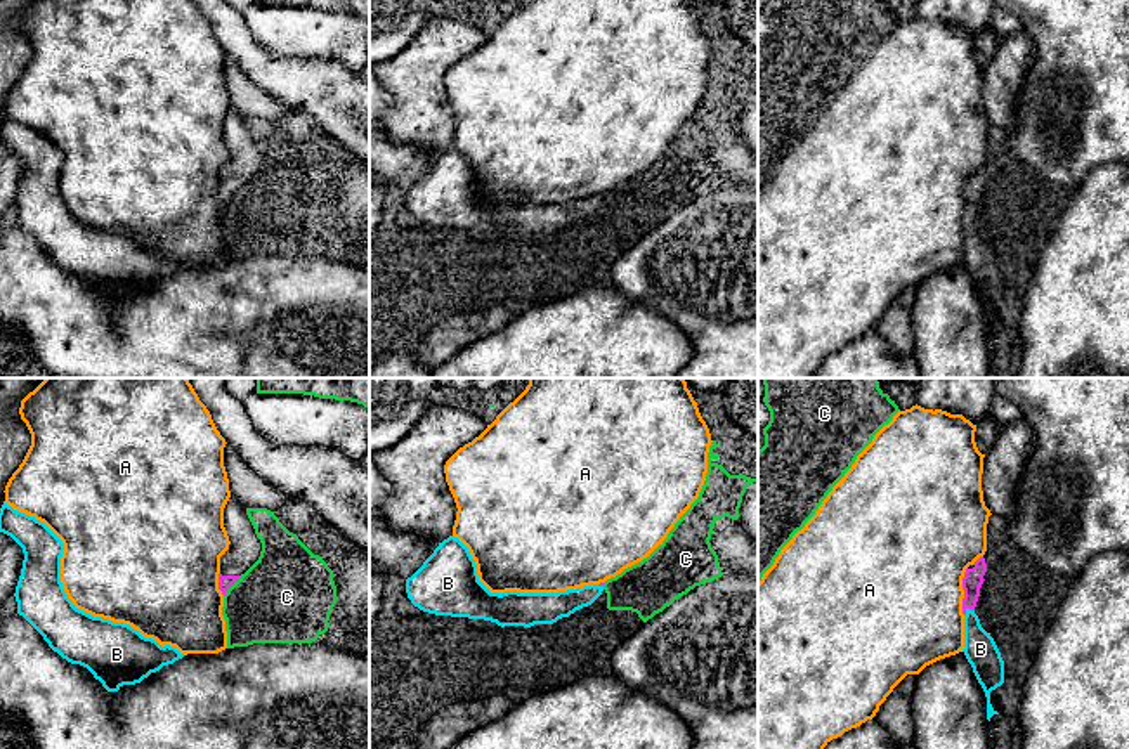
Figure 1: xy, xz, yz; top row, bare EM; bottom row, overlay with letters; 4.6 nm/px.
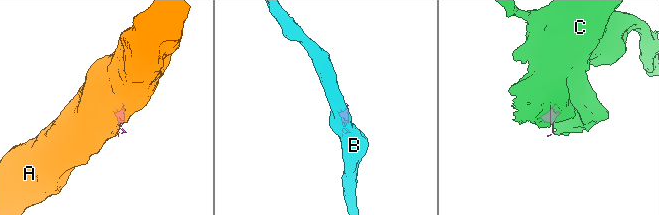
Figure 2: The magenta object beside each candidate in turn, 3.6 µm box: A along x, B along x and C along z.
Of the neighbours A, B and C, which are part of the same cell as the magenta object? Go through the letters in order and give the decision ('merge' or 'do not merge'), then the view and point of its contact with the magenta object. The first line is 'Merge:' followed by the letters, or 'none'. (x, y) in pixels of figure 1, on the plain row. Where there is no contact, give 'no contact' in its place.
Merge: B
A: do not merge; contact yz (965, 203)
B: merge; contact yz (965, 222)
C: do not merge; contact xy (231, 196)

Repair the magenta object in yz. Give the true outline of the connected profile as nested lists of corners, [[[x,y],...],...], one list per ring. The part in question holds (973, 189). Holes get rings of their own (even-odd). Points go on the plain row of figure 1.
[[[980,168],[969,177],[963,189],[963,225],[964,225],[964,267],[987,309],[987,331],[999,326],[990,316],[990,303],[1004,295],[1004,272],[1001,264],[975,225],[975,218],[987,184],[985,170]]]

